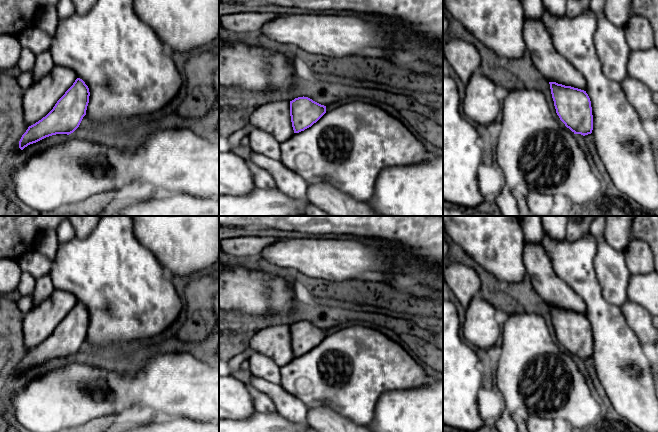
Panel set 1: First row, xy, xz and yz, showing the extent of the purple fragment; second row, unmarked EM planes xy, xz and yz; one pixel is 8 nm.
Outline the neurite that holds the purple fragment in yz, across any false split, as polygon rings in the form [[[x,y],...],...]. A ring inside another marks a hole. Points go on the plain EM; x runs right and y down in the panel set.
[[[525,241],[523,261],[534,289],[549,305],[560,344],[574,358],[591,358],[592,331],[583,299],[556,274],[542,246]]]

